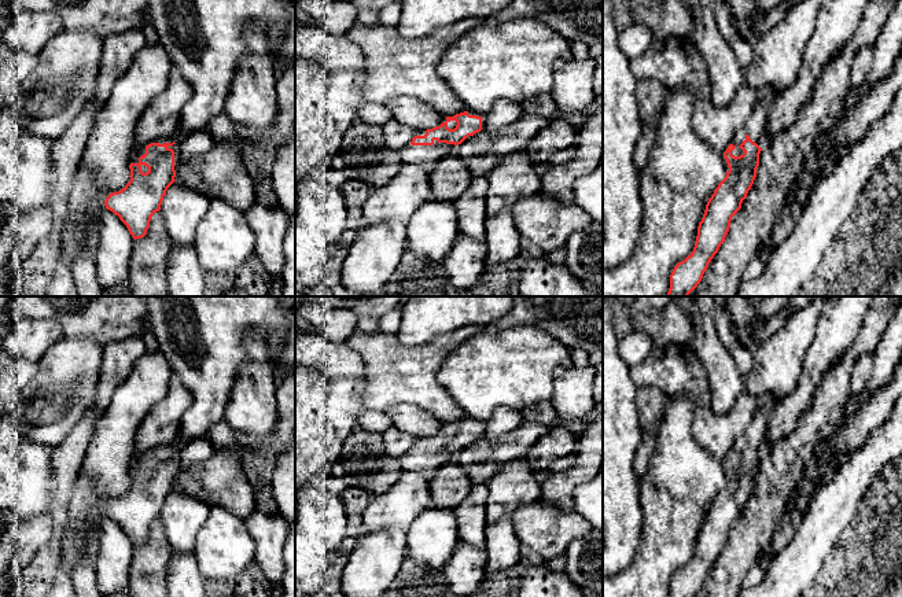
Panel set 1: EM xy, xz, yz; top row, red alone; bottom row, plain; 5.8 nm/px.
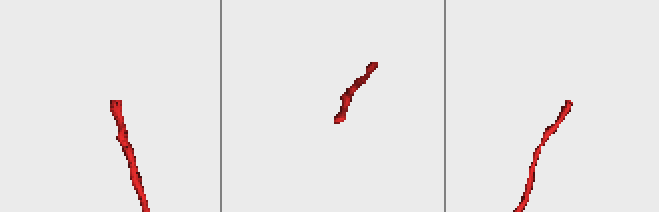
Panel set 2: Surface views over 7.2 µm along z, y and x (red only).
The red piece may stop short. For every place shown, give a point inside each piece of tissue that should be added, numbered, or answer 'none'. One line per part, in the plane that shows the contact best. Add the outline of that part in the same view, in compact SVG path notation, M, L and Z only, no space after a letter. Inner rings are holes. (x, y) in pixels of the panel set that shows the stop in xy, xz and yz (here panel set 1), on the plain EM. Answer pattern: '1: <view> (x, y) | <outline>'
1: yz (776, 368) | M817 299L799 309L752 353L752 368L745 376L745 394L772 395L778 403L796 390L802 362L817 335L824 303L825 301ZM774 406L766 408L754 416L745 431L736 438L730 449L736 454L732 463L740 464L744 461L739 453L747 442L759 454L762 453L769 417Z

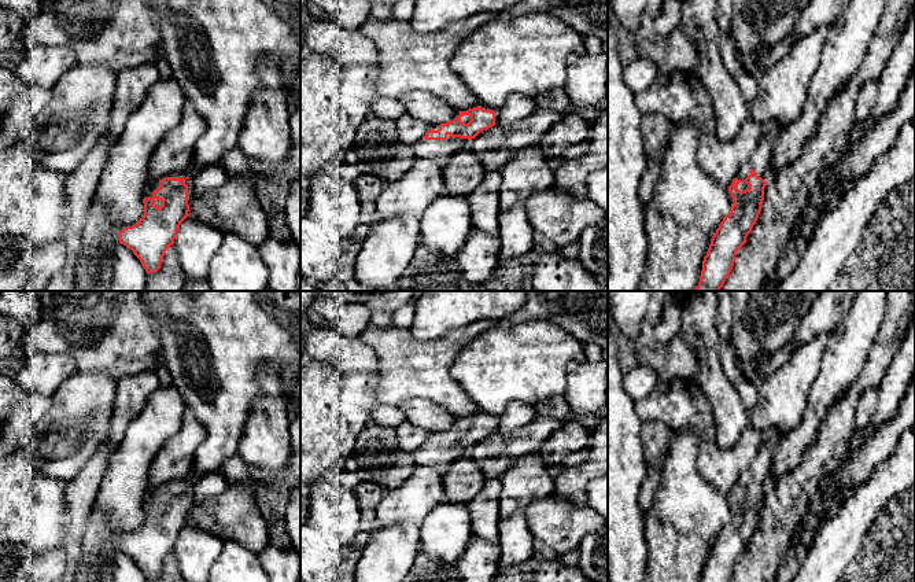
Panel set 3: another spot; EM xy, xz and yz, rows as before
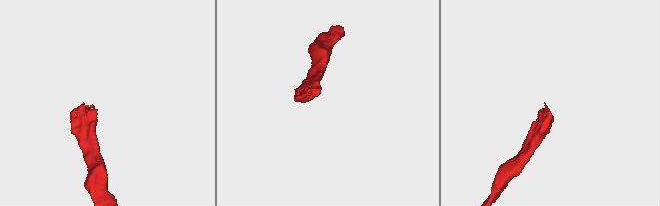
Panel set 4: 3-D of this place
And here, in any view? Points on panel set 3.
1: yz (781, 402) | M822 334L804 343L757 387L757 402L750 410L750 428L776 430L783 438L801 424L807 397L822 369L829 338L830 335ZM779 441L771 442L759 450L750 465L741 472L735 483L741 489L737 497L745 498L749 496L744 487L752 476L764 489L767 487L774 452Z

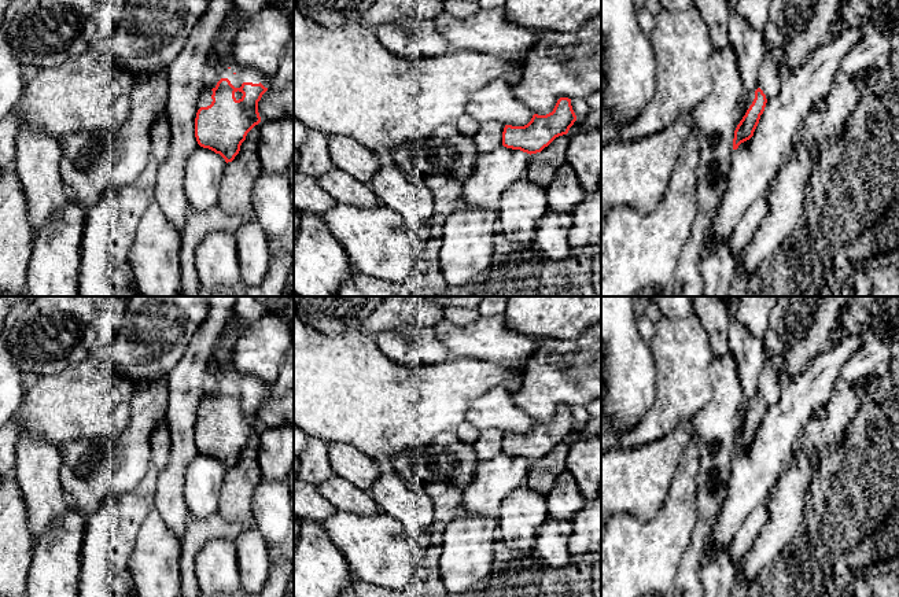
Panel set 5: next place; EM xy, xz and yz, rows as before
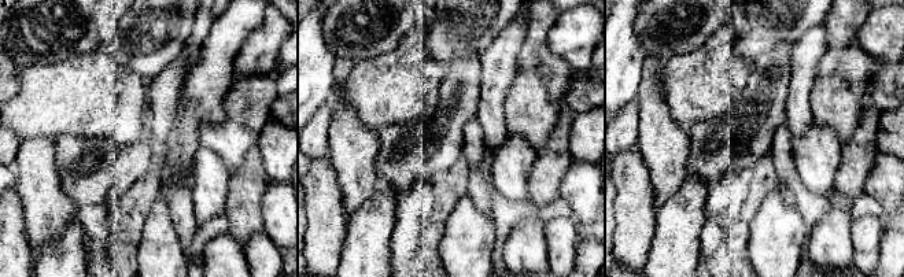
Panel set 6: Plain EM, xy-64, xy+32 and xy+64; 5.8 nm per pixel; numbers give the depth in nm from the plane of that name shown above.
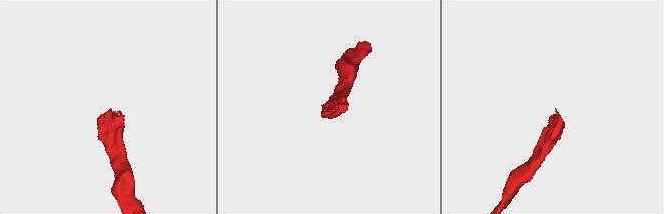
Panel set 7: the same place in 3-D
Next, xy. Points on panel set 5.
1: xy (225, 357) | M232 335L225 340L217 355L218 362L222 365L222 375L220 384L214 390L217 391L221 386L228 386L235 395L240 395L243 390L261 390L265 395L269 395L269 386L266 383L254 376L243 376L235 369L233 349L239 338L239 335Z

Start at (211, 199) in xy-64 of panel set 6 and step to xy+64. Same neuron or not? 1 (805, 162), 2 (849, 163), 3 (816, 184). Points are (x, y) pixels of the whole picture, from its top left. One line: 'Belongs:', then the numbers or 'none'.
Belongs: 1, 3

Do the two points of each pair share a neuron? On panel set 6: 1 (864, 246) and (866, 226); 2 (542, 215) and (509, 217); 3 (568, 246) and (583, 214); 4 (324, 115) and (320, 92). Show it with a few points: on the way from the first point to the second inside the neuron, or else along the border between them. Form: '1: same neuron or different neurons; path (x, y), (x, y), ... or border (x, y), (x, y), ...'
1: same neuron; path (866, 242), (866, 231)
2: same neuron; path (534, 211), (517, 211)
3: different neurons; border (571, 217), (580, 231)
4: different neurons; border (328, 102), (312, 117)

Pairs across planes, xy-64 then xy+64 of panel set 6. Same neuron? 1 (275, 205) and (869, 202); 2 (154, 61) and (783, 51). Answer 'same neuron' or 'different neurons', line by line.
1: different neurons
2: different neurons

